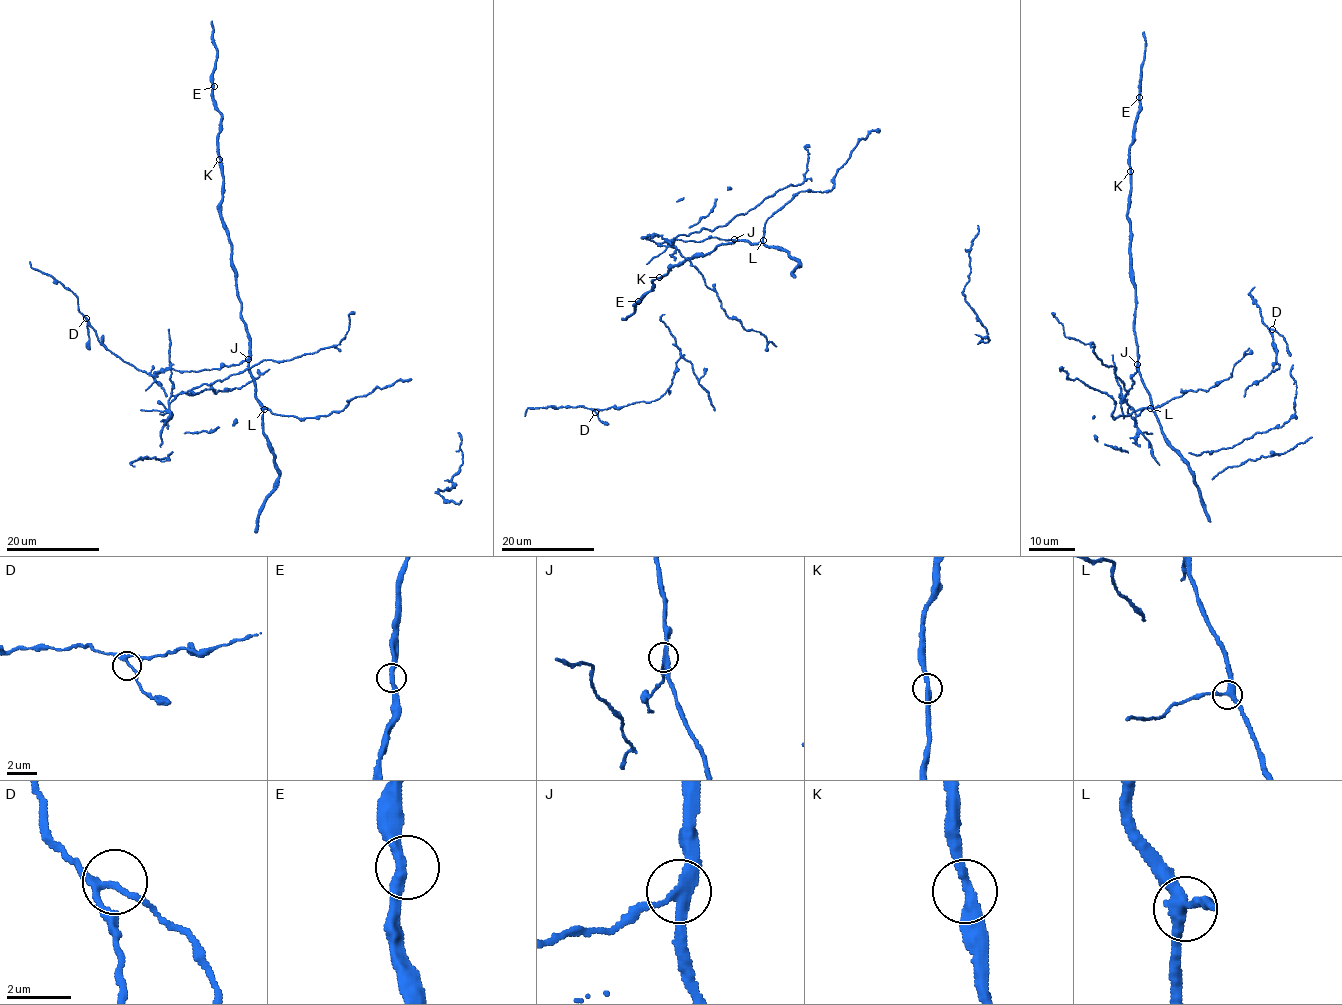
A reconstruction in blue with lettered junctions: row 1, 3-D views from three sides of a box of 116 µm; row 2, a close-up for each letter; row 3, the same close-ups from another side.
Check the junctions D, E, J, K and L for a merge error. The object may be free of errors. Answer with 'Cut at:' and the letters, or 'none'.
Cut at: J

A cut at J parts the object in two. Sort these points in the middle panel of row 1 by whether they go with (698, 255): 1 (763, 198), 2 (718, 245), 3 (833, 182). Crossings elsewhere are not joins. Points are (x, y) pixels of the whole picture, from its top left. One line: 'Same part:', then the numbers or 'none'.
Same part: 2, 3

